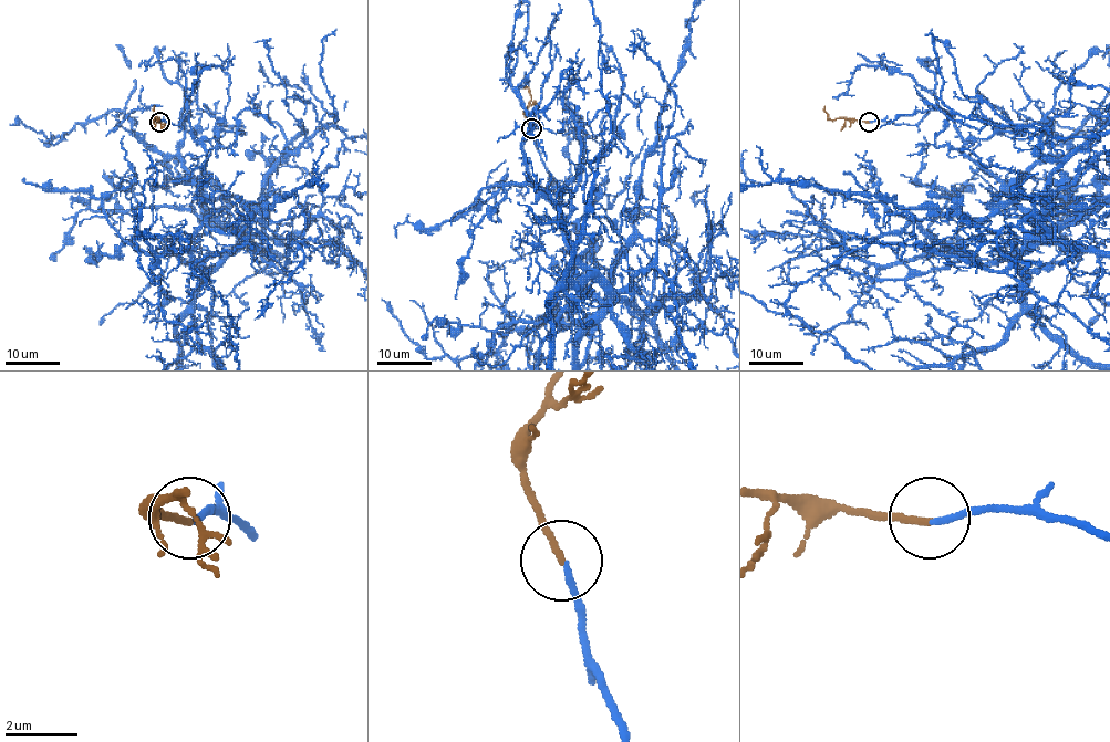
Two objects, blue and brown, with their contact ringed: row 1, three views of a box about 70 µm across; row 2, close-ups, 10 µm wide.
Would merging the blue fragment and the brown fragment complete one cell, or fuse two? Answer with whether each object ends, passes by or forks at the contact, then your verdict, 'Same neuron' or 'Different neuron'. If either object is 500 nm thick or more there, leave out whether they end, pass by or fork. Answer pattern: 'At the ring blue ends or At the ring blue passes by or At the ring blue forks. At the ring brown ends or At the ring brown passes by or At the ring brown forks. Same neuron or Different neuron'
At the ring blue ends. At the ring brown ends. Same neuron

